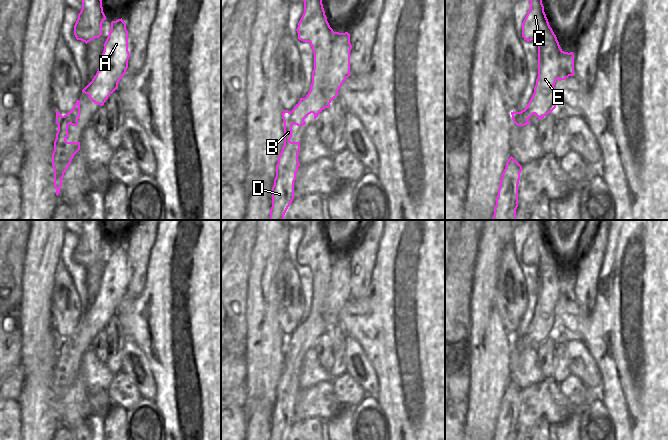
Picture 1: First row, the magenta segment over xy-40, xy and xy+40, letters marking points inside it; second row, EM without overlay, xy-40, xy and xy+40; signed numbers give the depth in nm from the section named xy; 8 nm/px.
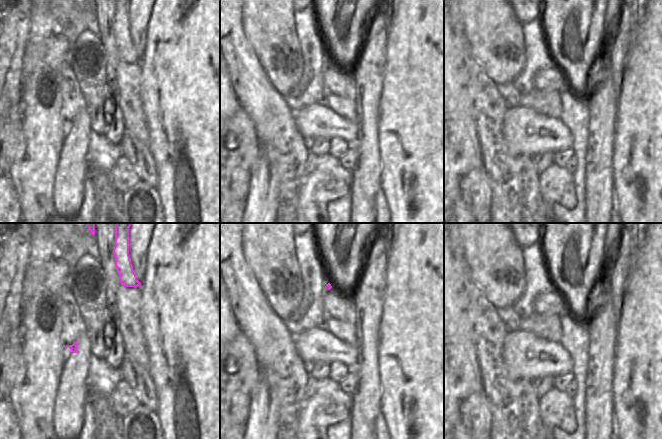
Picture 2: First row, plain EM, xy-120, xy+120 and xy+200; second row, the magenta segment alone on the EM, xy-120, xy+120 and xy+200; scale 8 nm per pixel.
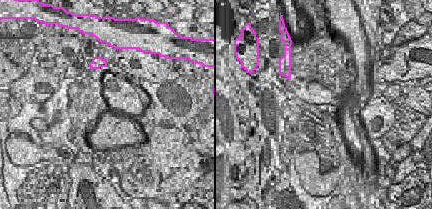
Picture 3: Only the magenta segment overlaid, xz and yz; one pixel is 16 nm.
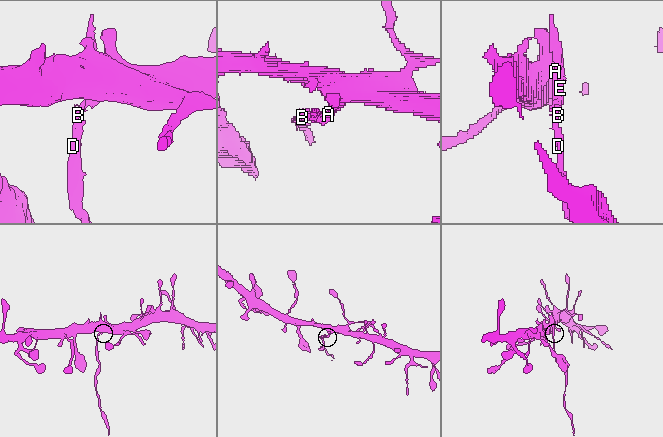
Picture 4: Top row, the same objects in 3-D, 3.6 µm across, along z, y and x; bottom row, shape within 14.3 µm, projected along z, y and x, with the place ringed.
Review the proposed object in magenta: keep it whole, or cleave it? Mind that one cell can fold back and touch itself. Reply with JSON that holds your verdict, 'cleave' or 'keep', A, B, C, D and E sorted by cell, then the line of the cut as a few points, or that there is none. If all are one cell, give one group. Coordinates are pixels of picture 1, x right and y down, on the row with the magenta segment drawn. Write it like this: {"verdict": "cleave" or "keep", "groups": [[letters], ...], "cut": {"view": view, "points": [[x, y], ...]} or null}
{"verdict": "cleave", "groups": [["A"], ["B", "C", "D", "E"]], "cut": {"view": "xy", "points": [[334, 32], [330, 66], [324, 81], [324, 94], [329, 100]]}}

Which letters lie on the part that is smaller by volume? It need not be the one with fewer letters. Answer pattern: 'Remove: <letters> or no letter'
Remove: B, C, D, E.

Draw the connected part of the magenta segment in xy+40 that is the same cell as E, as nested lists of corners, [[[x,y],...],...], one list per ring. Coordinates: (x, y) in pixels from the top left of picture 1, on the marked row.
[[[529,0],[530,9],[522,23],[522,37],[538,45],[538,77],[534,93],[521,112],[511,112],[517,126],[531,124],[528,119],[535,114],[538,120],[556,108],[558,95],[554,87],[560,75],[562,49],[549,25],[542,0]]]

